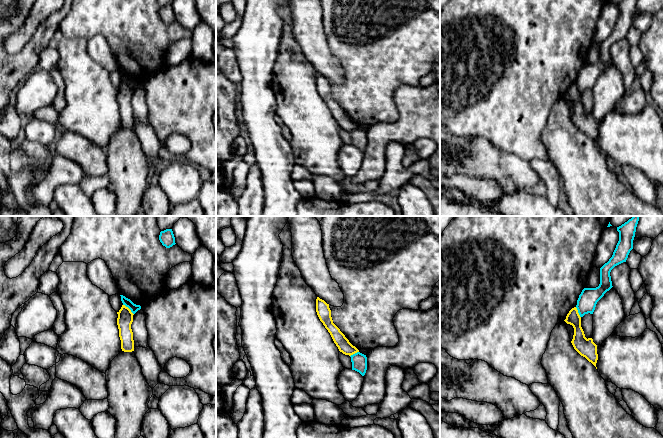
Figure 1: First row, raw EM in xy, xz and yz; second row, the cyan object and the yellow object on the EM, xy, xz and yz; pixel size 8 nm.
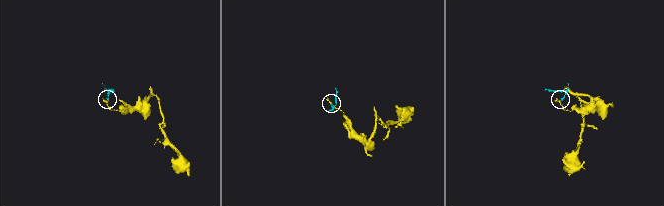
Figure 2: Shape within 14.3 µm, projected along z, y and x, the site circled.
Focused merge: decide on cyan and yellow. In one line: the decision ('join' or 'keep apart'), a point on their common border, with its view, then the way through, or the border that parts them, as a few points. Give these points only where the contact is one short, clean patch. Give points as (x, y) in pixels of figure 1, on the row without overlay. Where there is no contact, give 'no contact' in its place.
keep apart; contact xy (129, 84); border xy (123, 80), (133, 90)

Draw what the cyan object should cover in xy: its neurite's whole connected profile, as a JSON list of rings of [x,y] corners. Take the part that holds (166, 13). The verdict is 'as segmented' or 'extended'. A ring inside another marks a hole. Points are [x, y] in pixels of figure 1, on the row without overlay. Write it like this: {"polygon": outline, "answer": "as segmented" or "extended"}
{"polygon": [[[172,5],[161,7],[159,11],[159,16],[166,24],[170,24],[176,20]]], "answer": "as segmented"}

